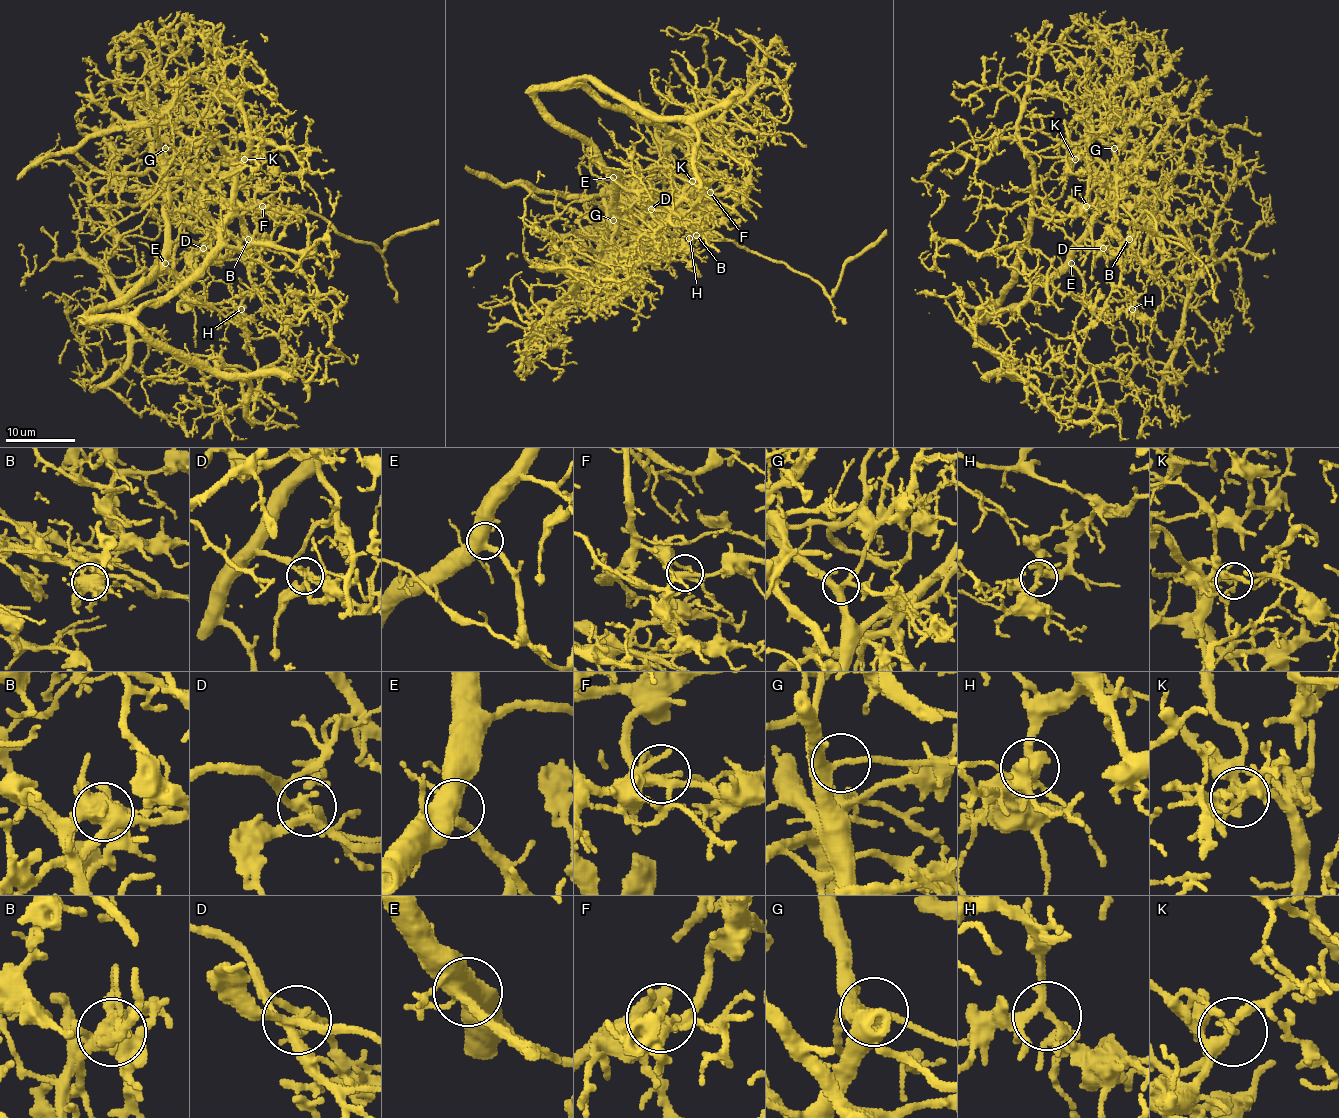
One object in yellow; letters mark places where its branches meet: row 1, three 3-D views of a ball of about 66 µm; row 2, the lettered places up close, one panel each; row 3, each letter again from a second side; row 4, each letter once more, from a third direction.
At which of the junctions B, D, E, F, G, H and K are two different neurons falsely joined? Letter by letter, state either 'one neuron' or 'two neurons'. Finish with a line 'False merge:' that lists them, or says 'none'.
B: two neurons
D: two neurons
E: one neuron
F: one neuron
G: one neuron
H: one neuron
K: two neurons
False merge: B, D, K

